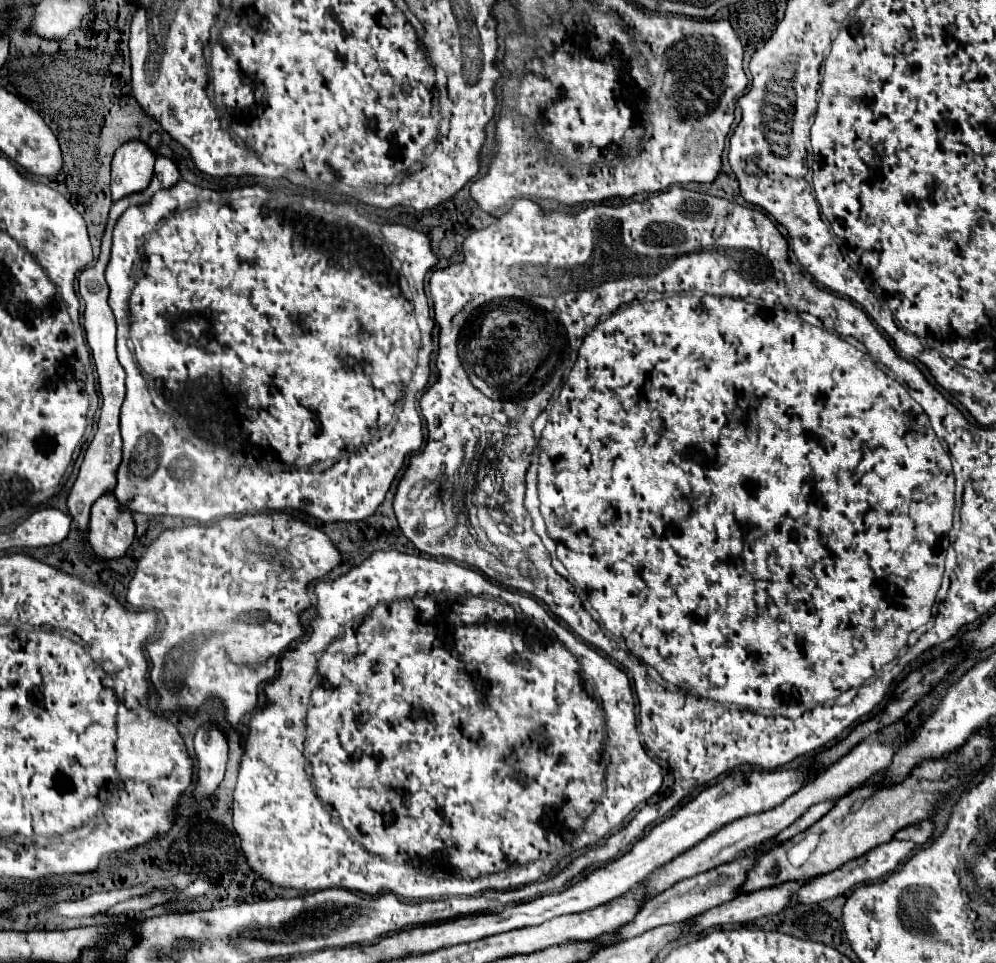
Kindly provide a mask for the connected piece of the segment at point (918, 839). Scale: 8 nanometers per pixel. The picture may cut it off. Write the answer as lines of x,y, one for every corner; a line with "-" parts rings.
920,821
916,825
910,825
910,827
902,829
902,831
898,831
896,839
906,839
906,841
914,841
914,843
922,845
932,837
932,831
934,831
932,821

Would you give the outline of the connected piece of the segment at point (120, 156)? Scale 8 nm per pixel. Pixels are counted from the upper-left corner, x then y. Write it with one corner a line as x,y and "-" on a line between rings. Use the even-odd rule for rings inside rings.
130,141
114,153
112,161
112,201
120,201
132,193
142,193
150,185
156,157
142,145

